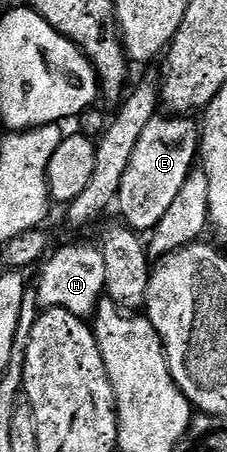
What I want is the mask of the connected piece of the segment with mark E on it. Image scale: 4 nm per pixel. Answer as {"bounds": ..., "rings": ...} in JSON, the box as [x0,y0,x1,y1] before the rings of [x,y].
{"bounds":[116,115,200,234],"rings":[[[157,115],[148,123],[148,127],[140,134],[139,142],[128,162],[128,169],[124,172],[123,181],[116,200],[116,209],[122,212],[121,220],[139,234],[149,234],[151,229],[164,219],[168,207],[172,207],[176,195],[180,195],[180,187],[184,187],[184,179],[188,179],[190,170],[195,168],[200,157],[200,125],[197,120],[186,115]]]}

